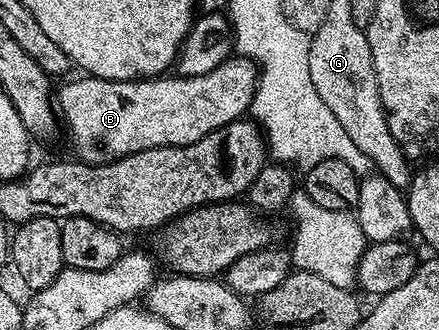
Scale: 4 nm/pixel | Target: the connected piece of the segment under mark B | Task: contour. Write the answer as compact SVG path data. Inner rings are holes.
M240 55L230 57L207 75L194 77L162 75L136 81L108 81L102 77L81 75L78 76L78 81L73 81L62 89L60 86L56 90L55 105L59 110L64 132L65 129L69 132L69 141L77 152L74 154L88 164L105 165L109 161L118 161L132 153L155 147L190 145L211 135L211 131L244 118L250 112L258 76L257 66Z

